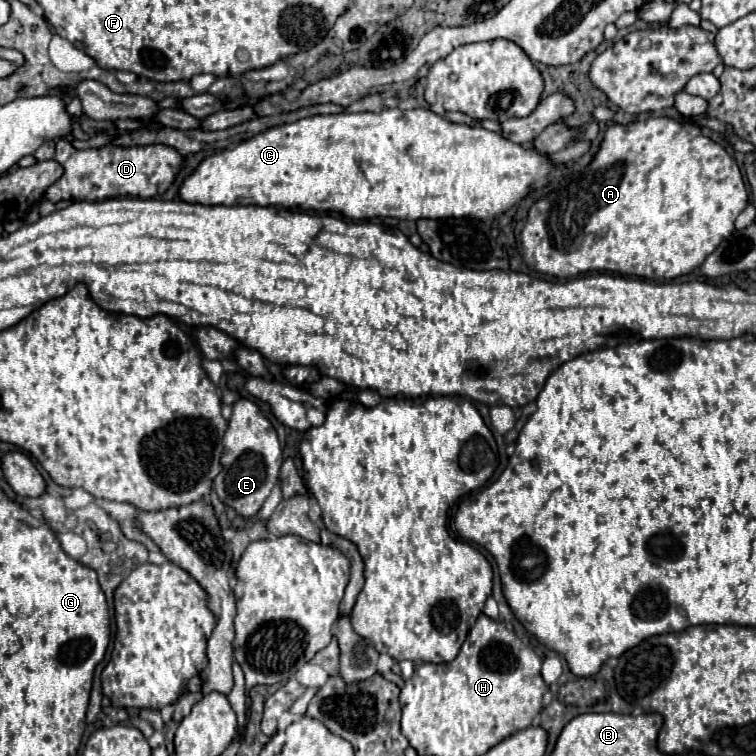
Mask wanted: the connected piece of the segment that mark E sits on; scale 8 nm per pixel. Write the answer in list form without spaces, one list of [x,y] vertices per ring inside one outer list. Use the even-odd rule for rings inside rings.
[[[239,398],[233,404],[233,416],[229,420],[223,444],[223,470],[215,478],[215,492],[219,494],[225,506],[231,506],[237,510],[237,514],[251,518],[259,512],[259,508],[263,506],[265,498],[269,496],[279,478],[283,452],[279,446],[277,432],[255,402],[251,402],[249,398]]]

